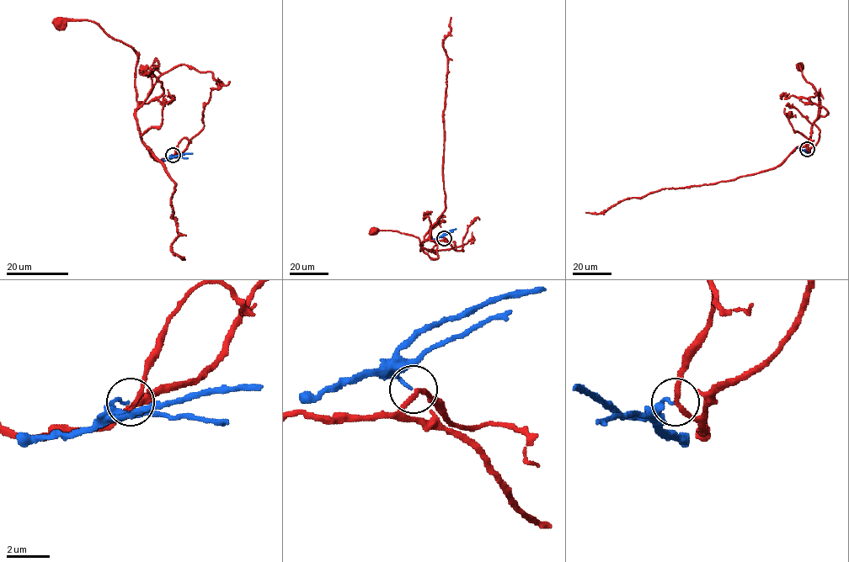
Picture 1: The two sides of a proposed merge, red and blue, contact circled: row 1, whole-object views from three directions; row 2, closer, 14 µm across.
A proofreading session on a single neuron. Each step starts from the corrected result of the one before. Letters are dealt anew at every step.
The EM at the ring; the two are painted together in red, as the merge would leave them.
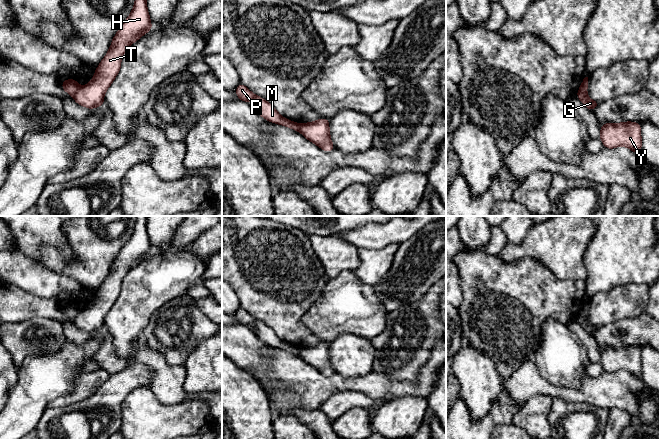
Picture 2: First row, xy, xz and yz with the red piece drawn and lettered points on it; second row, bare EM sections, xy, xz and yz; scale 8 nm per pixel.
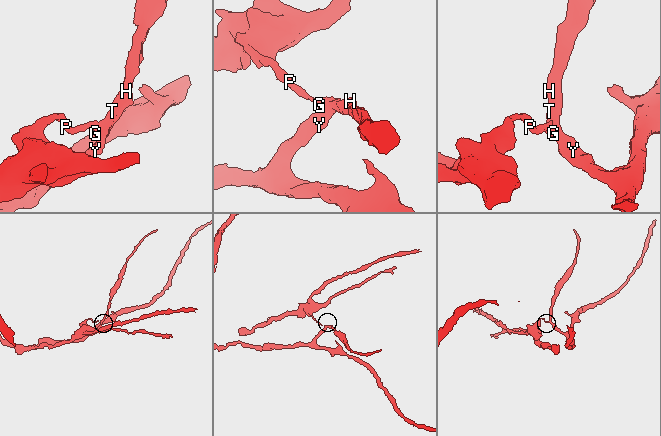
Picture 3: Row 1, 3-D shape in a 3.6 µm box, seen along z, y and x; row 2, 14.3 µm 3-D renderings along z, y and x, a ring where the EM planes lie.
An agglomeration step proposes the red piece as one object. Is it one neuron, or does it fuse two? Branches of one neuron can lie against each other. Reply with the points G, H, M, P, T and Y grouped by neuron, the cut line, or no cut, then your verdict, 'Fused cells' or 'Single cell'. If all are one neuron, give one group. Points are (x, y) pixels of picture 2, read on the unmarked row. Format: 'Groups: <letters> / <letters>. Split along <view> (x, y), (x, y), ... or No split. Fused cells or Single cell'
Groups: G H T Y / M P. Split along xy (79, 310), (72, 319). Fused cells

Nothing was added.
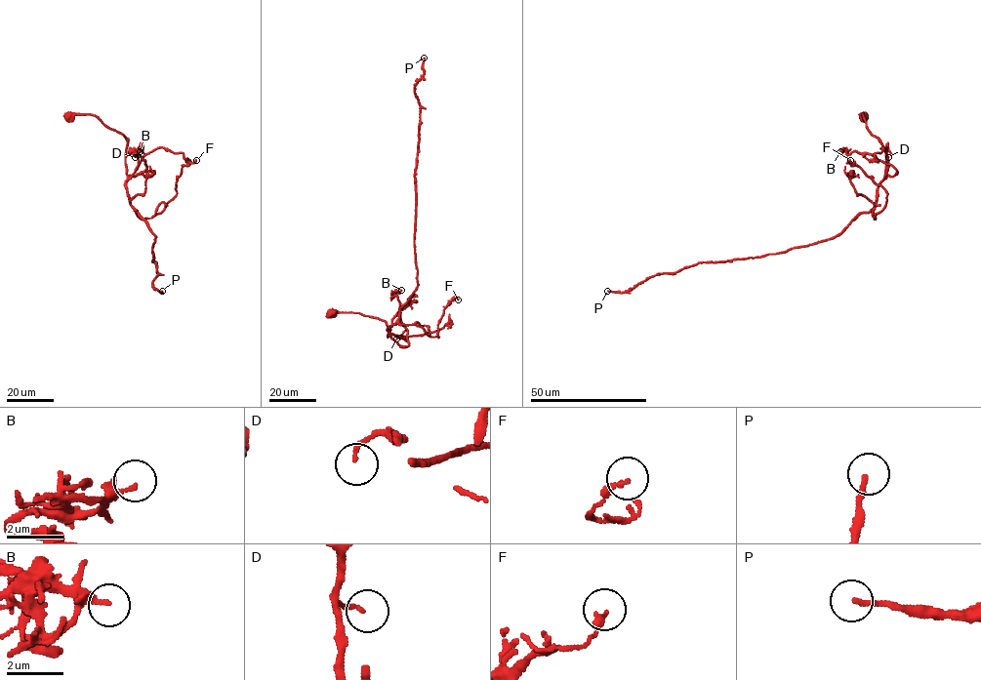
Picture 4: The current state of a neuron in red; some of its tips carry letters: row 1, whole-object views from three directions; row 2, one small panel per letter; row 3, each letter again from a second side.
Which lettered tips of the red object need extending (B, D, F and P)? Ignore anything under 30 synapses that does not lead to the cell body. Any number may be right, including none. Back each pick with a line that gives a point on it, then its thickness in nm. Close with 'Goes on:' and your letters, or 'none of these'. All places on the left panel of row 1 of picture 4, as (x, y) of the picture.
P: Place: (162, 291). Thickness 180 nm
Goes on: P

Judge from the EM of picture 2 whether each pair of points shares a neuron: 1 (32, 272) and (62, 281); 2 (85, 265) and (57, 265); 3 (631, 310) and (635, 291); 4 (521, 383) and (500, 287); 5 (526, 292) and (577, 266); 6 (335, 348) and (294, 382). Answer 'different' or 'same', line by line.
1: same
2: same
3: same
4: different
5: different
6: different

